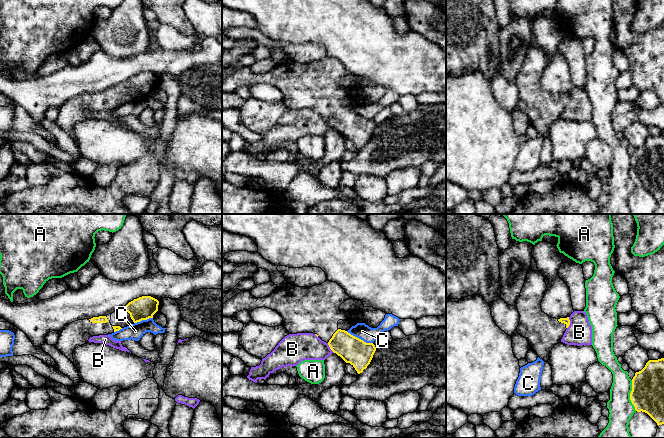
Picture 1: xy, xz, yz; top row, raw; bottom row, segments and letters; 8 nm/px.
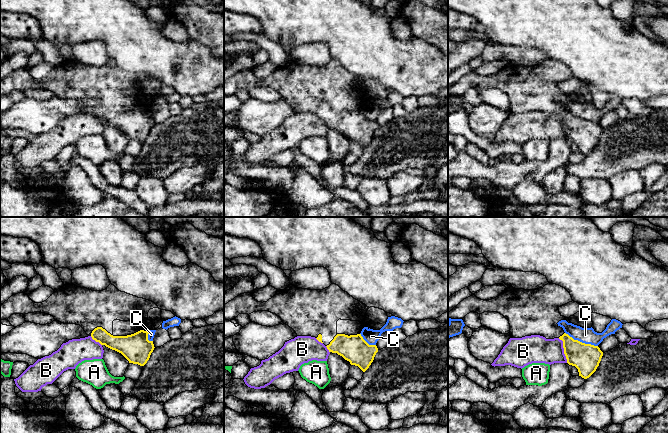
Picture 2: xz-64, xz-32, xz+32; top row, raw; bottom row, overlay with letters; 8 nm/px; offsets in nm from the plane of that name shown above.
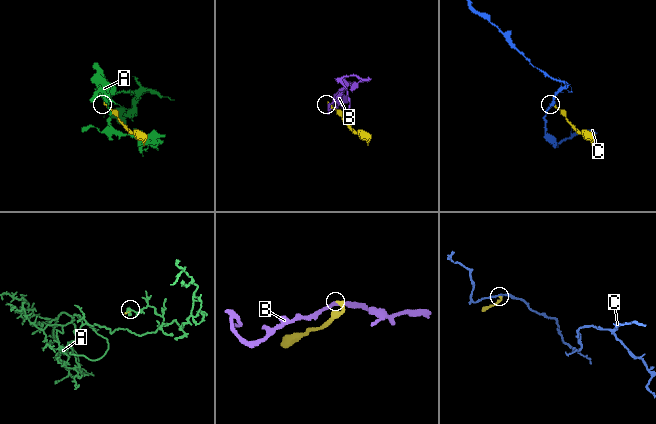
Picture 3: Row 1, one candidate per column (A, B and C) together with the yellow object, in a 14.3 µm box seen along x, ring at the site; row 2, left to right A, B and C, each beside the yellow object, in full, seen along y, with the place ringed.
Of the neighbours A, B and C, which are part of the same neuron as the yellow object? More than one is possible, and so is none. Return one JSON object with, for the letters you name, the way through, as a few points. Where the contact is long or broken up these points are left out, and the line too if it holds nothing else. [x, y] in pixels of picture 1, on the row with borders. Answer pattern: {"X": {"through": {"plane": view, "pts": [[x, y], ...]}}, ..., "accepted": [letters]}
{"accepted": []}

